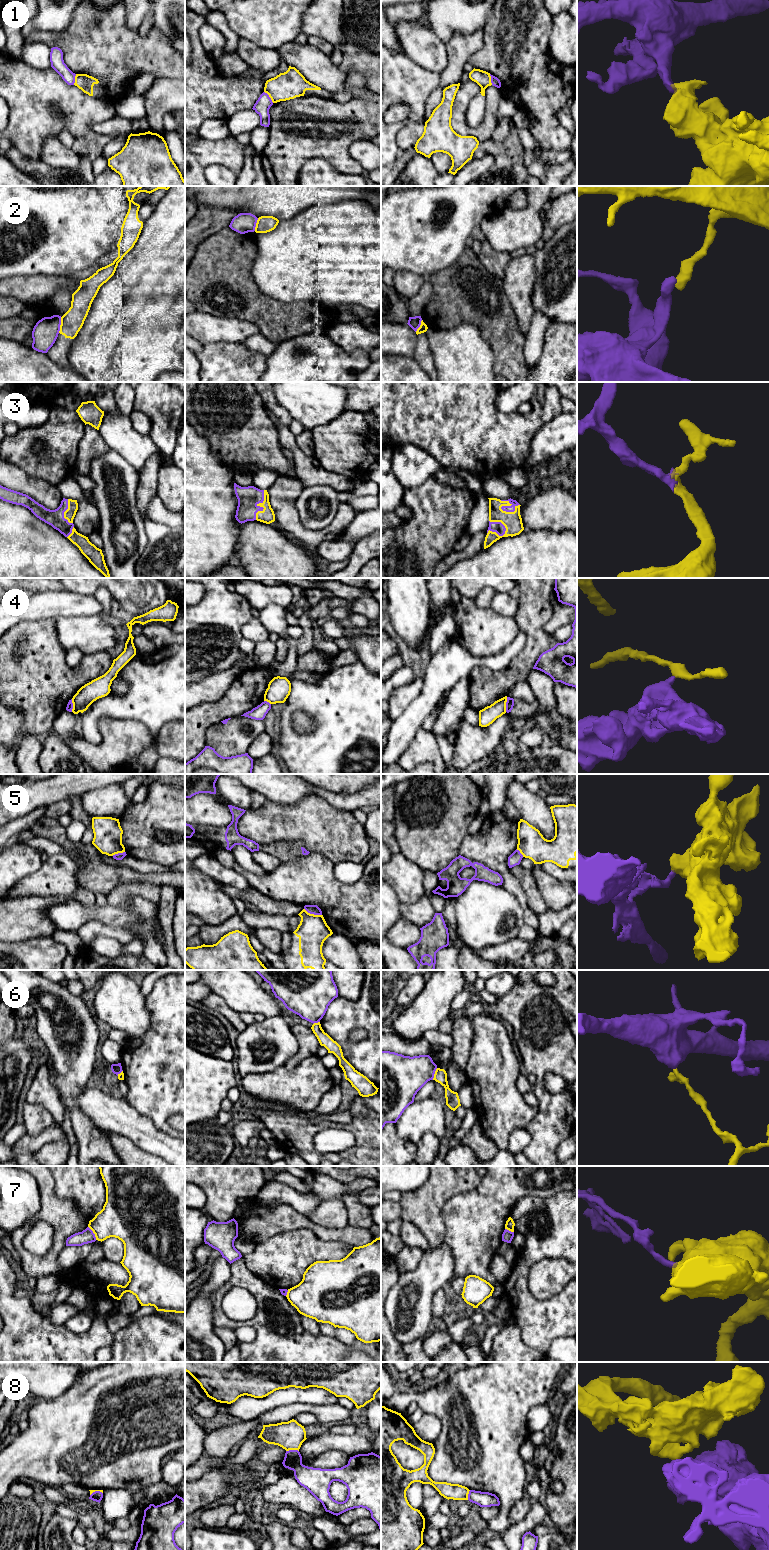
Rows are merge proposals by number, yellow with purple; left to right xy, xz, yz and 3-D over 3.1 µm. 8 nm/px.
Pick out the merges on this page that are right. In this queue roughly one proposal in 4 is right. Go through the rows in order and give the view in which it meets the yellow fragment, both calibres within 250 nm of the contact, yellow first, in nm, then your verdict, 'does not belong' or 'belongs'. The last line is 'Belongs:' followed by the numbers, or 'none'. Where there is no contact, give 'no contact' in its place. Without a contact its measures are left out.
1: meets yellow in xz; 220 nm thick on the yellow side, 120 nm on the other; does not belong
2: meets yellow in xy; 180 nm thick on the yellow side, 200 nm on the other; does not belong
3: meets yellow in yz; 150 nm thick on the yellow side, 50 nm on the other; belongs
4: meets yellow in yz; 140 nm thick on the yellow side, 60 nm on the other; does not belong
5: meets yellow in xz; 240 nm thick on the yellow side, 80 nm on the other; does not belong
6: meets yellow in yz; 110 nm thick on the yellow side, 340 nm on the other; does not belong
7: meets yellow in xy; 320 nm thick on the yellow side, 110 nm on the other; does not belong
8: meets yellow in xz; 220 nm thick on the yellow side, 160 nm on the other; does not belong
Belongs: 3

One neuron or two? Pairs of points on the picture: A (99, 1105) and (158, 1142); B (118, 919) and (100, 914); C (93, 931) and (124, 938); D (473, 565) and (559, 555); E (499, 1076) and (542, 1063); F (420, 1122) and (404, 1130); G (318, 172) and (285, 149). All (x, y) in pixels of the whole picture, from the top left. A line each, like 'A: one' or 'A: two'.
A: one
B: one
C: one
D: one
E: two
F: one
G: two

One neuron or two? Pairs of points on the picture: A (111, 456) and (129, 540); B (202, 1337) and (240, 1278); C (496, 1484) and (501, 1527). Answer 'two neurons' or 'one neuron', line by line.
A: one neuron
B: two neurons
C: one neuron

